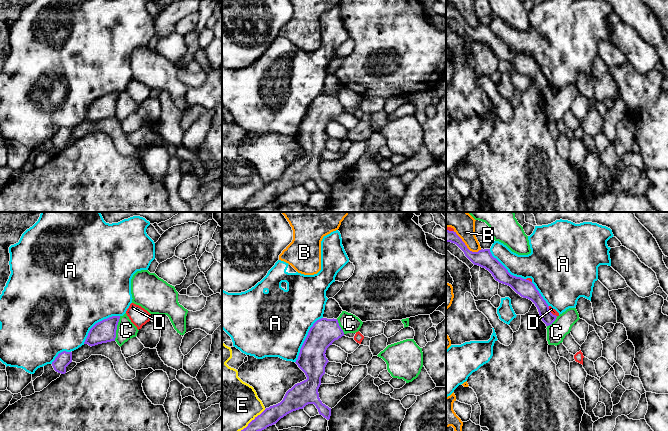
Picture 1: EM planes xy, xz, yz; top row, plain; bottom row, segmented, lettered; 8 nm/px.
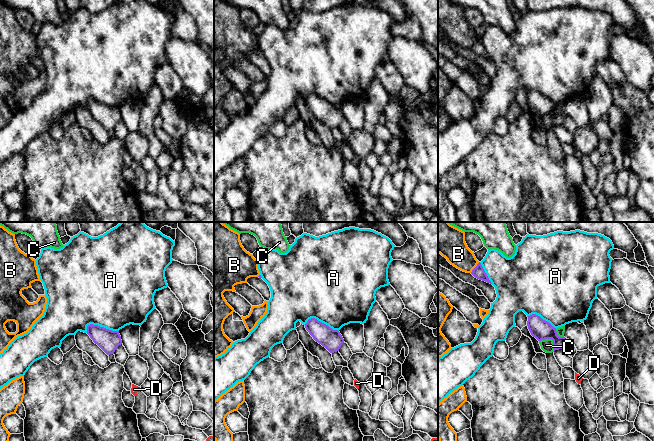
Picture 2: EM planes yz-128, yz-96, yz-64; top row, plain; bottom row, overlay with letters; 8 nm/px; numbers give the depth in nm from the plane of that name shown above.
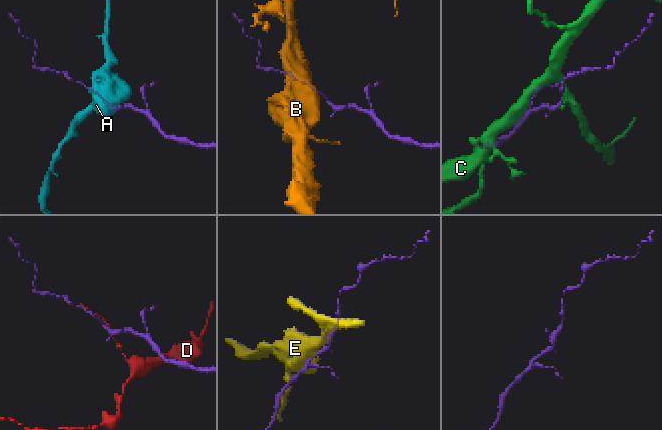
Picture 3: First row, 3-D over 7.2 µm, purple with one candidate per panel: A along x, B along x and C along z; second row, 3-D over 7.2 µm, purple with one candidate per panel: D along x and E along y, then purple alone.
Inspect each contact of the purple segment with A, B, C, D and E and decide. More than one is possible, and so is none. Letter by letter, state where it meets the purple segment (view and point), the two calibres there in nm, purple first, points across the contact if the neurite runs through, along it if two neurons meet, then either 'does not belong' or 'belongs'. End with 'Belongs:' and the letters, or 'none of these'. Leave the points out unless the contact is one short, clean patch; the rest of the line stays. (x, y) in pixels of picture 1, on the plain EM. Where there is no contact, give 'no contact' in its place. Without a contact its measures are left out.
A: meets purple in xz at (305, 115); 220 nm thick on the purple side, 500 nm on the other; does not belong
B: meets purple in yz at (466, 22); 140 nm thick on the purple side, 140 nm on the other; does not belong
C: meets purple in xy at (116, 104); 180 nm thick on the purple side, 150 nm on the other; border along xy (120, 92), (114, 116); does not belong
D: meets purple in yz at (550, 88); 130 nm thick on the purple side, 50 nm on the other; does not belong
E: meets purple in xz at (250, 198); 140 nm thick on the purple side, 460 nm on the other; does not belong
Belongs: none of these

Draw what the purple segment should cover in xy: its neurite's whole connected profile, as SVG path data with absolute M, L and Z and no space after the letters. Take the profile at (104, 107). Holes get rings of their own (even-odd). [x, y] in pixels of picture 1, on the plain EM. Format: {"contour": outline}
{"contour": "M112 92L96 99L89 107L84 120L95 122L115 117L120 92Z"}

